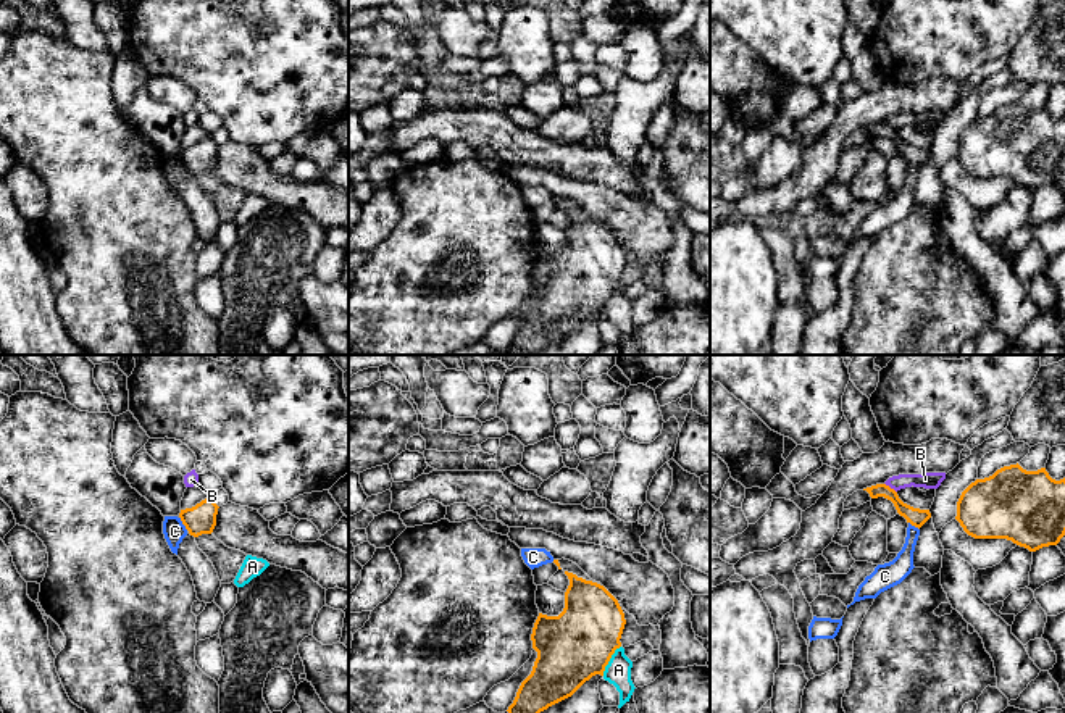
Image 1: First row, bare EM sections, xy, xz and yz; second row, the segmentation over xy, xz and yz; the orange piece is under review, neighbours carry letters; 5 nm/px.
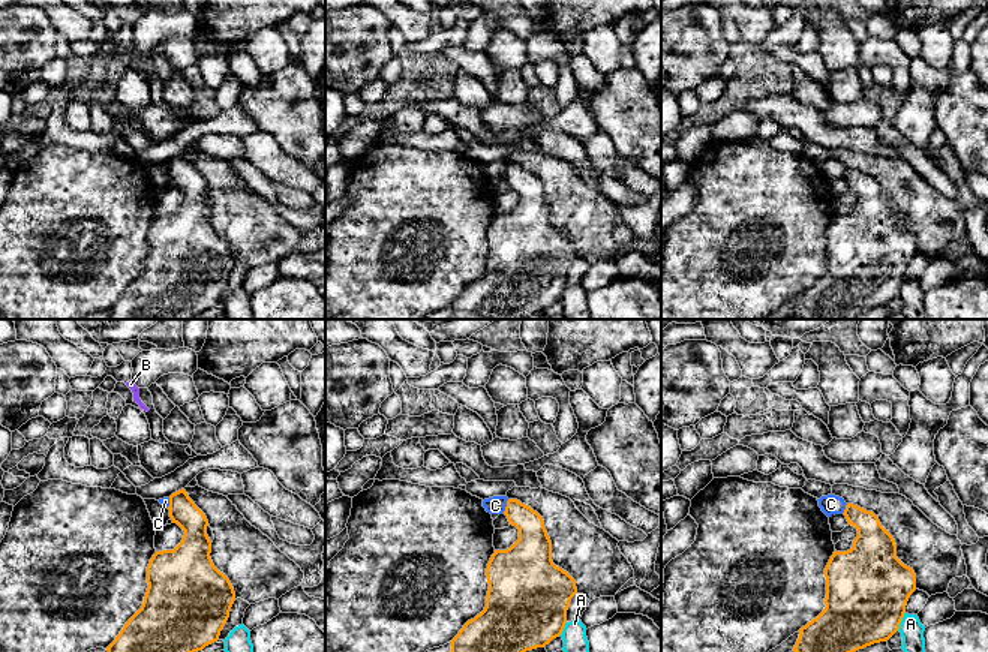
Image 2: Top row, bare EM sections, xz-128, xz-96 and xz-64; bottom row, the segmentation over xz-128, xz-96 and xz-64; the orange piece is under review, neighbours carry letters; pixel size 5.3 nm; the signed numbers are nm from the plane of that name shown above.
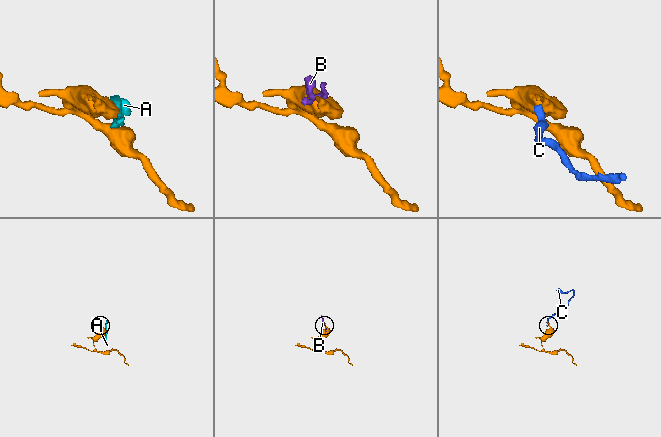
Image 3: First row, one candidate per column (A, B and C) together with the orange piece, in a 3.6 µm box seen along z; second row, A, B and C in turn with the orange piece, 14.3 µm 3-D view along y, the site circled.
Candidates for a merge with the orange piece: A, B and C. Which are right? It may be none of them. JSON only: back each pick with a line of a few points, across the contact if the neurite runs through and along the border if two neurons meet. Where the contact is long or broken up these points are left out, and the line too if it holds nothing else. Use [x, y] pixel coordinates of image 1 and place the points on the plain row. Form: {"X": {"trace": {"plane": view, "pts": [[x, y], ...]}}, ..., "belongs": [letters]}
{"belongs": []}

